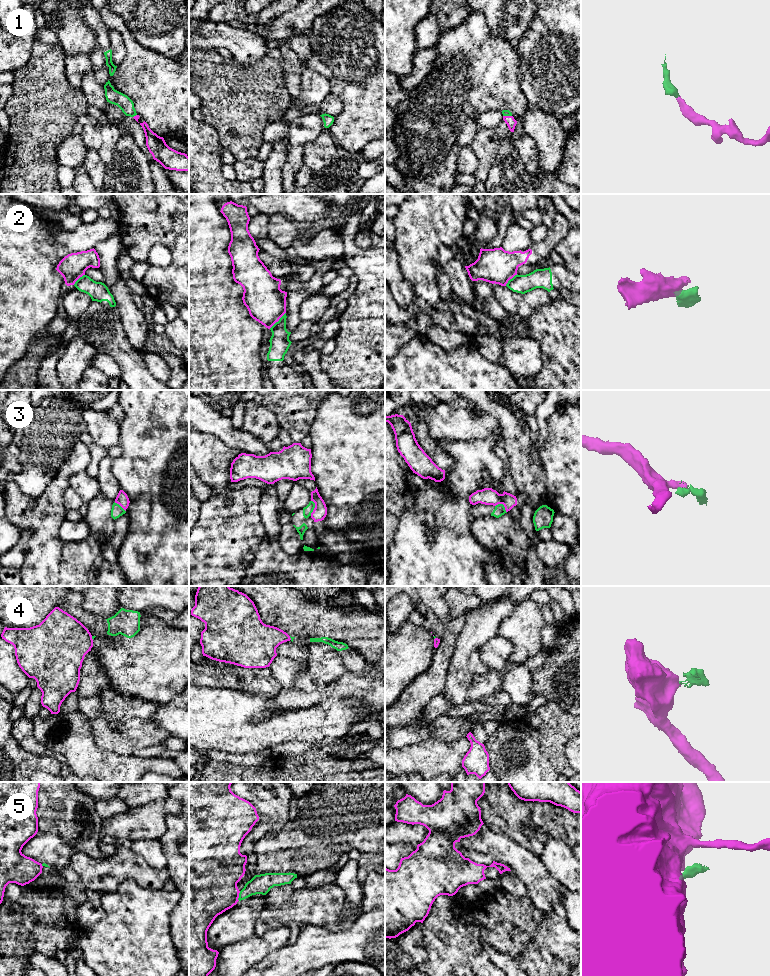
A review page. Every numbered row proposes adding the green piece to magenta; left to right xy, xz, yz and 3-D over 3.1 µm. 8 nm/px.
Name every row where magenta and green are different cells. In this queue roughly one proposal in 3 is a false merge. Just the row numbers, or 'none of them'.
2, 3, 4, 5

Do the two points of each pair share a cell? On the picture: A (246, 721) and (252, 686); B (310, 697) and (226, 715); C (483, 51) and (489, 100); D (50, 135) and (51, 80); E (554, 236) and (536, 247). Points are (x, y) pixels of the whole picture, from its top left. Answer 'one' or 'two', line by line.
A: two
B: two
C: one
D: one
E: one

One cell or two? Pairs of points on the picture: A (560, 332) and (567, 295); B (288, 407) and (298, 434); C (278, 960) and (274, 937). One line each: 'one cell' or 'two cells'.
A: two cells
B: one cell
C: two cells

